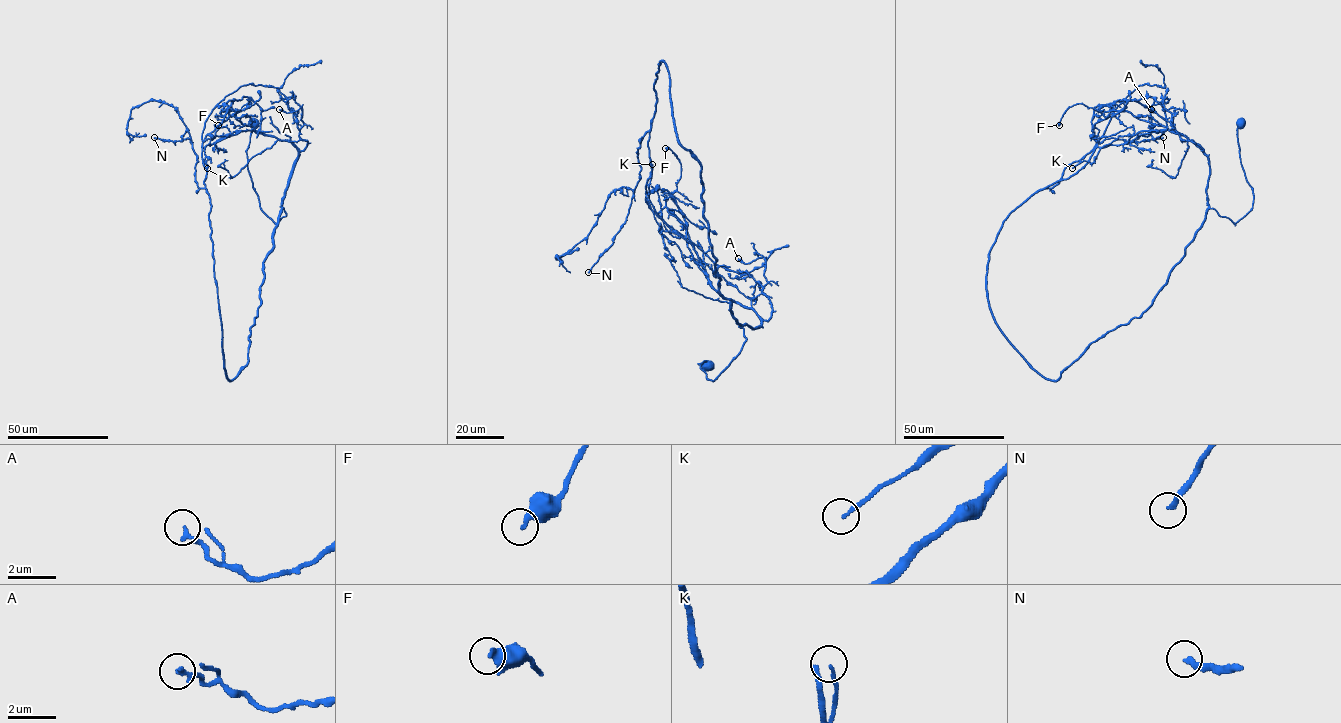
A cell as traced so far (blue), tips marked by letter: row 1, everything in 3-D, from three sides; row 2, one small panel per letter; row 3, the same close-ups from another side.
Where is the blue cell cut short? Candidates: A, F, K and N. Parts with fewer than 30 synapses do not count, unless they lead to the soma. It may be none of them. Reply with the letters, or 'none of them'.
N

